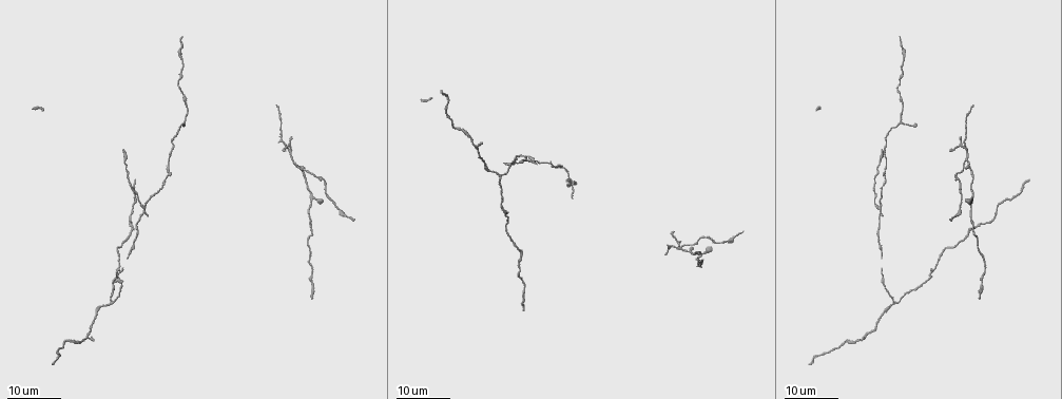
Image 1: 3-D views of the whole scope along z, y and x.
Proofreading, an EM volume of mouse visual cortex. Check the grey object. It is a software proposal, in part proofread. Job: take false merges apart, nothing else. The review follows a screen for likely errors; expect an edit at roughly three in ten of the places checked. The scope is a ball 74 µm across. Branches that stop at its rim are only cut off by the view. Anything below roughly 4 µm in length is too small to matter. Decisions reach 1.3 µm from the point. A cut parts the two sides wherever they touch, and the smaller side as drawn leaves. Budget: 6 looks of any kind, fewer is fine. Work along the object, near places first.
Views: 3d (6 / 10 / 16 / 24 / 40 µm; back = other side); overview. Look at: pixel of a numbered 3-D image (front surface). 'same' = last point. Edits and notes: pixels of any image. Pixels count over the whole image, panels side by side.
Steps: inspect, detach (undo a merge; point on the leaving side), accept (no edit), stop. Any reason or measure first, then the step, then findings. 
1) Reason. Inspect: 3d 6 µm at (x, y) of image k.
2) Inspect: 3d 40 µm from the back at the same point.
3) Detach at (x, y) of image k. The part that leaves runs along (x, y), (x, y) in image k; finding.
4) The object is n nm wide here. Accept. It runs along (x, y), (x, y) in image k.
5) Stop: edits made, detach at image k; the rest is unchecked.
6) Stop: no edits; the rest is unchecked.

A fork. Inspect: 3d 24 µm at (498, 174) of image 1.

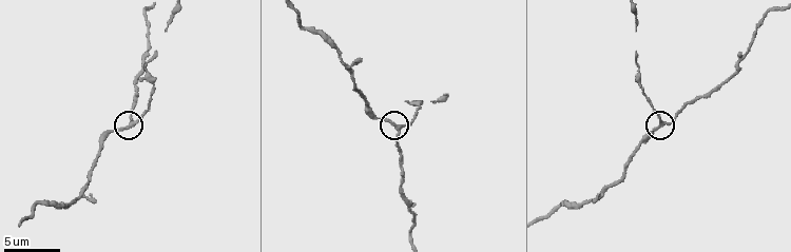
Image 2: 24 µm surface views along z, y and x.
Inspect: 3d 10 µm at (663, 124) of image 2.

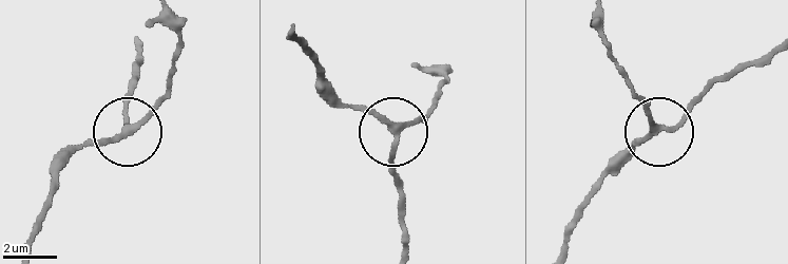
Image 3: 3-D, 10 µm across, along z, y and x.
Zoom in. Inspect: 3d 6 µm at (656, 128) of image 3.

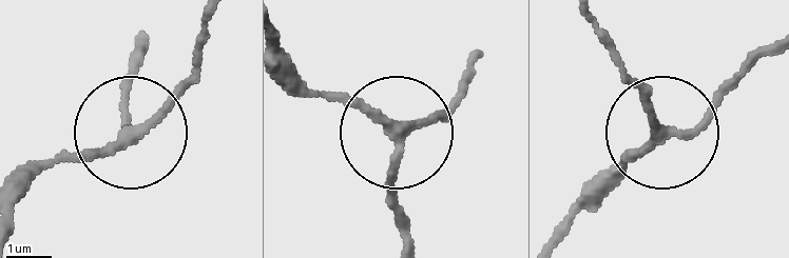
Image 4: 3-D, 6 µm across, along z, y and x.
The object is 210 nm wide here. Accept. It runs along (473, 59), (439, 107), (393, 131), (284, 66) in image 4; all the same neuron.

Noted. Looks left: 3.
Four arms meet. Inspect: 3d 16 µm at (143, 210) of image 1.

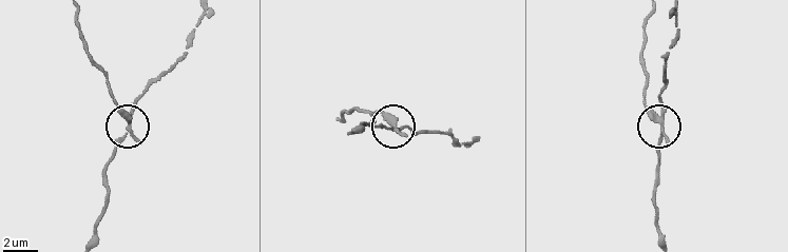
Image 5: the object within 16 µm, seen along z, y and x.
Zoom in. Inspect: 3d 10 µm at (393, 125) of image 5.

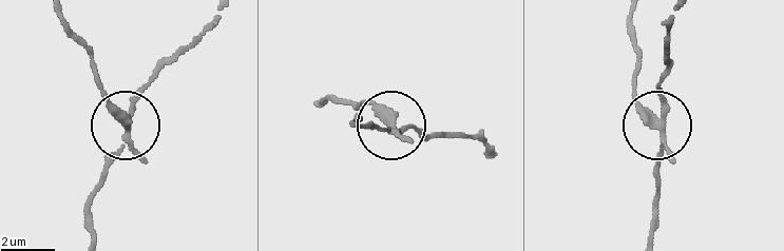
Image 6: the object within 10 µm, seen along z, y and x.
Inspect: 3d 10 µm from the back at (126, 123) of image 6.

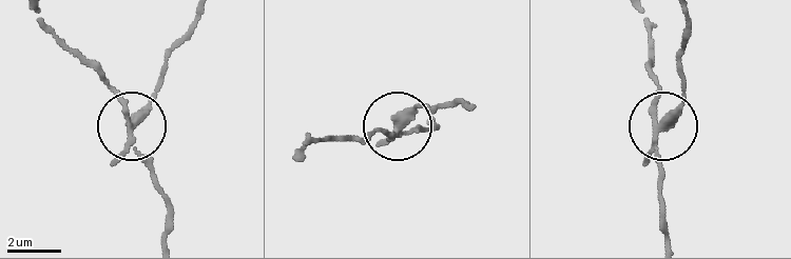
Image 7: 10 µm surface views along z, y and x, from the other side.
4 arms meet here. Detach at (149, 107) of image 7. The part that leaves runs along (127, 134), (151, 102), (170, 47), (196, 14) in image 7; a second neuron is stuck on.

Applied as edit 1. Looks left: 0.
Stop: edits made, detach at image 7; the rest is unchecked.

